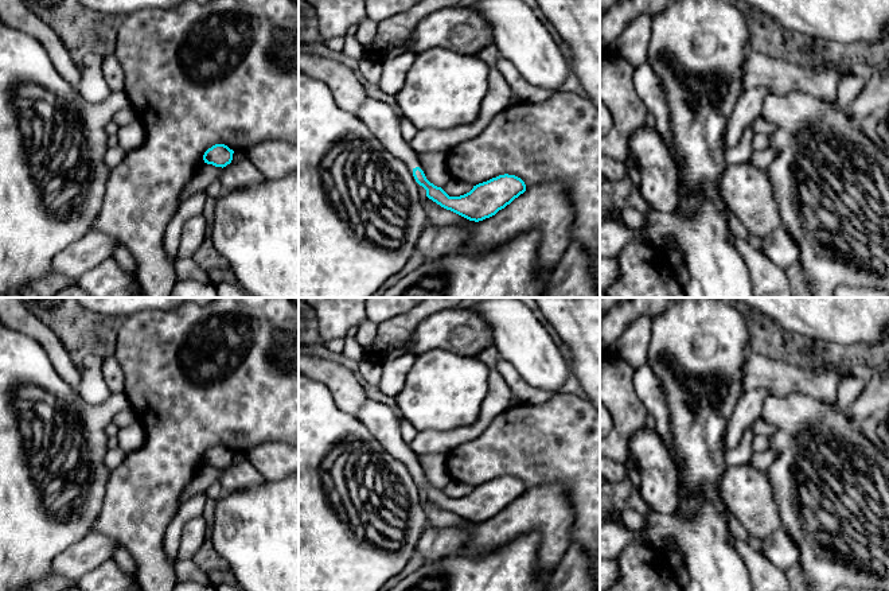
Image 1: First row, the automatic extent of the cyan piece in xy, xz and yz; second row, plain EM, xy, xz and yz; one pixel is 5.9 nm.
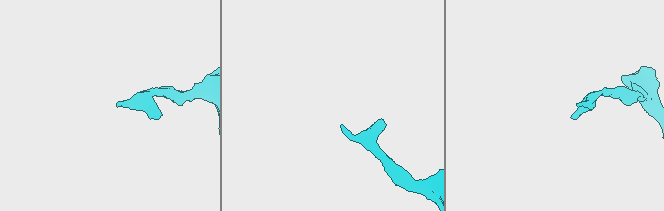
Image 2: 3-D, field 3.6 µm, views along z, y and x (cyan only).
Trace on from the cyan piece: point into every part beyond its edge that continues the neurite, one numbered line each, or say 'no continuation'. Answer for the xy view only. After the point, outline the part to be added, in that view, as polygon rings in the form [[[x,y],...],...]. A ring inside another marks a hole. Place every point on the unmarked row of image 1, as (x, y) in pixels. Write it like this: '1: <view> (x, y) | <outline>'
no continuation

